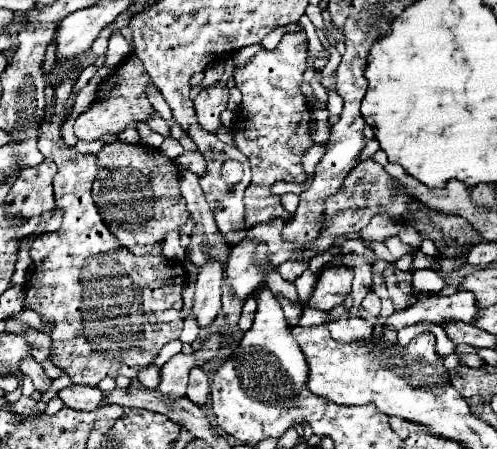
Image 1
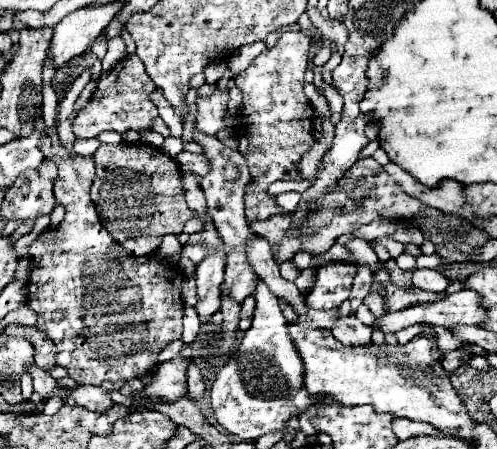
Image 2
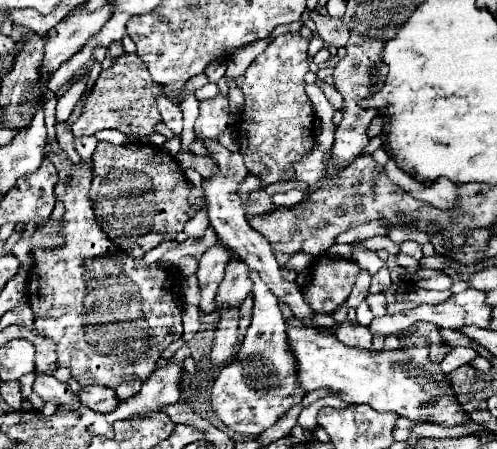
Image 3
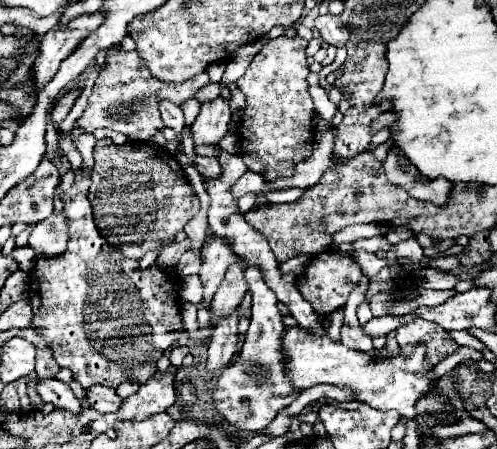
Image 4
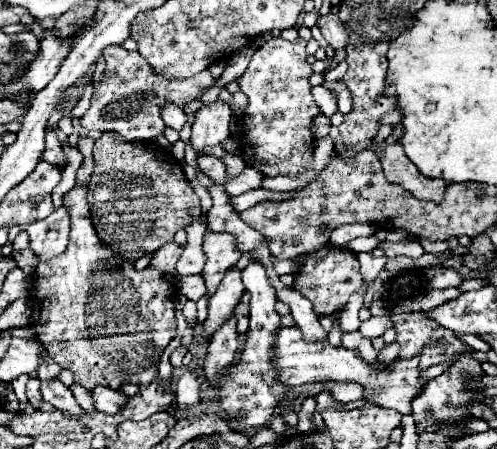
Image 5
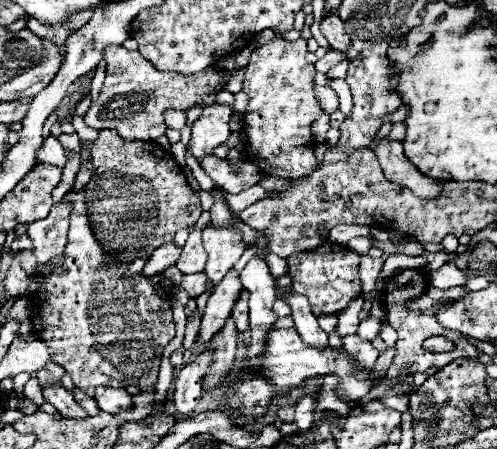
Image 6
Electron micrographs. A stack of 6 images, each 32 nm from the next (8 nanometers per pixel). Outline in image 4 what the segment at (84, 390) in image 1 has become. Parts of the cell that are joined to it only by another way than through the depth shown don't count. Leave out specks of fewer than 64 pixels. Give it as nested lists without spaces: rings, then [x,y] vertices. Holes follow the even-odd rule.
[[[92,386],[88,392],[86,392],[90,404],[94,410],[98,412],[116,412],[116,408],[124,402],[114,388],[108,388],[108,386]]]

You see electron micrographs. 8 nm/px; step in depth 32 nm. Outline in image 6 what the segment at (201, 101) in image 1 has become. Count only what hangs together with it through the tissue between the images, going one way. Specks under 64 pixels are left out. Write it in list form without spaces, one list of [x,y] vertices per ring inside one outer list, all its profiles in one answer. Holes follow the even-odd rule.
[[[206,106],[202,116],[192,124],[192,138],[188,144],[188,152],[202,160],[208,154],[214,154],[214,150],[224,144],[230,138],[230,120],[232,108],[228,106]]]

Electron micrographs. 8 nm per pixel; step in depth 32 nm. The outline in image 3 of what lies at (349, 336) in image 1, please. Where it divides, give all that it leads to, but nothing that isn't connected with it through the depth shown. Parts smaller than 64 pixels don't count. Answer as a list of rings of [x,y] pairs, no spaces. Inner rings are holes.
[[[344,320],[340,324],[336,338],[340,342],[344,342],[346,346],[352,346],[352,348],[360,348],[360,350],[372,348],[372,334],[368,332],[368,328],[360,326],[360,324],[348,324],[348,320]]]

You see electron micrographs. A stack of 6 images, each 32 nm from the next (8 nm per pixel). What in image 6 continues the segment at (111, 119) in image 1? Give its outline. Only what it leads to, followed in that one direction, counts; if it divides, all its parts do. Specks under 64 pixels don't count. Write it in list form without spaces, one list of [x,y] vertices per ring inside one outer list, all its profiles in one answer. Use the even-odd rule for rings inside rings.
[[[108,46],[104,50],[104,60],[106,80],[98,100],[84,114],[84,122],[96,130],[112,128],[126,140],[160,138],[166,132],[164,112],[168,108],[188,112],[192,106],[202,104],[208,94],[224,90],[228,82],[228,72],[216,68],[204,68],[196,74],[160,72],[158,68],[152,68],[152,64],[148,64],[138,50],[126,50],[122,46]]]

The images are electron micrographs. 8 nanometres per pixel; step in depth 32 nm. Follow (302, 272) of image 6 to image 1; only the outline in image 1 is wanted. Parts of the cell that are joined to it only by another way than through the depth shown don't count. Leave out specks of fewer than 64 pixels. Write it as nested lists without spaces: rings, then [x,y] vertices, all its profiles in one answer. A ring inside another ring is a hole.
[[[348,266],[322,268],[322,272],[318,274],[316,288],[308,300],[308,306],[318,310],[332,310],[334,306],[342,304],[350,294],[352,278],[354,278],[354,270]]]

